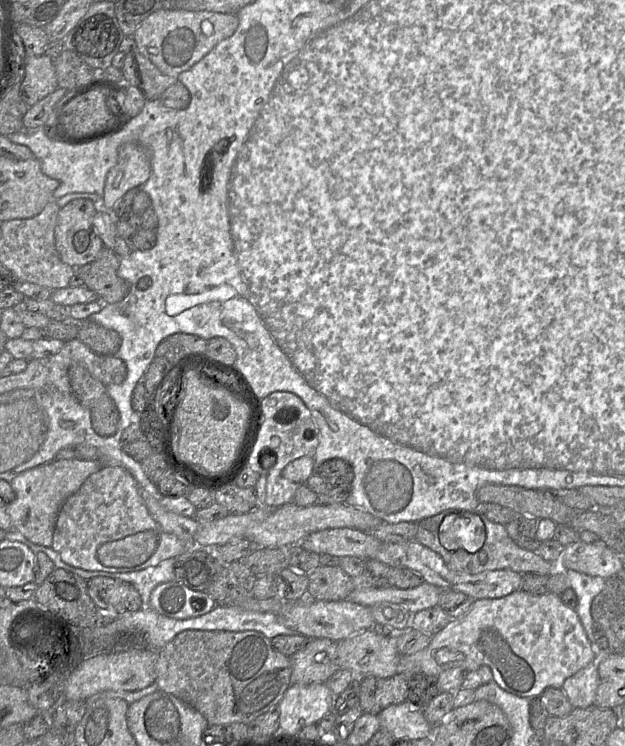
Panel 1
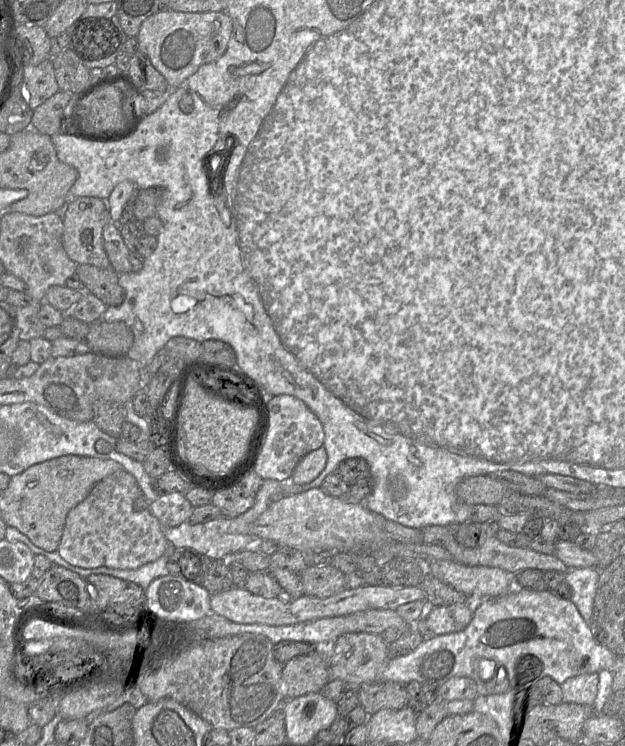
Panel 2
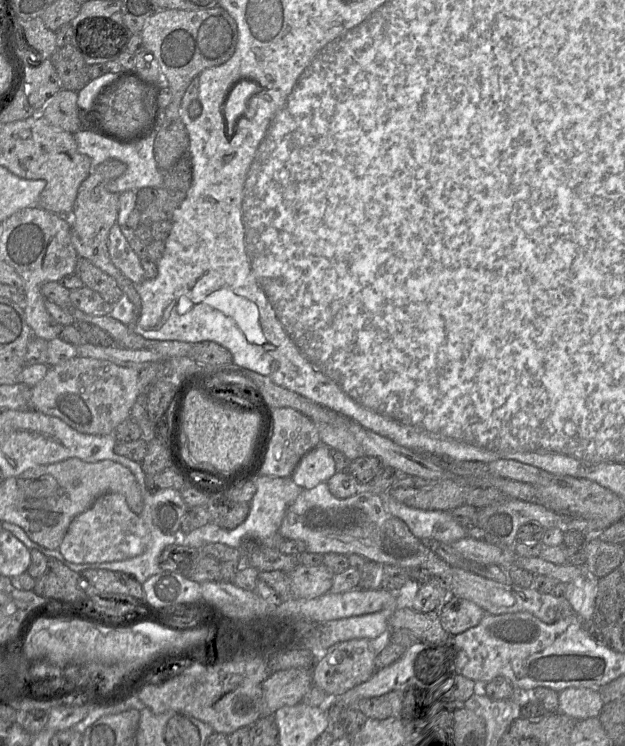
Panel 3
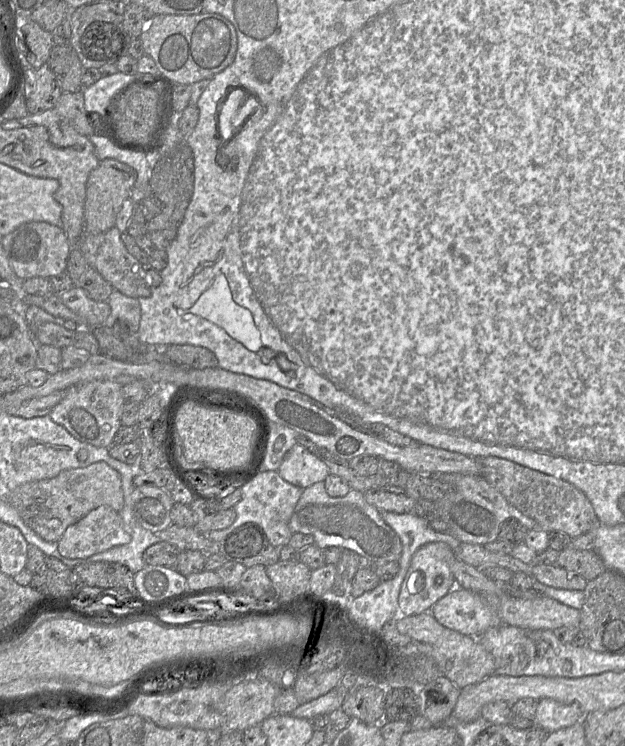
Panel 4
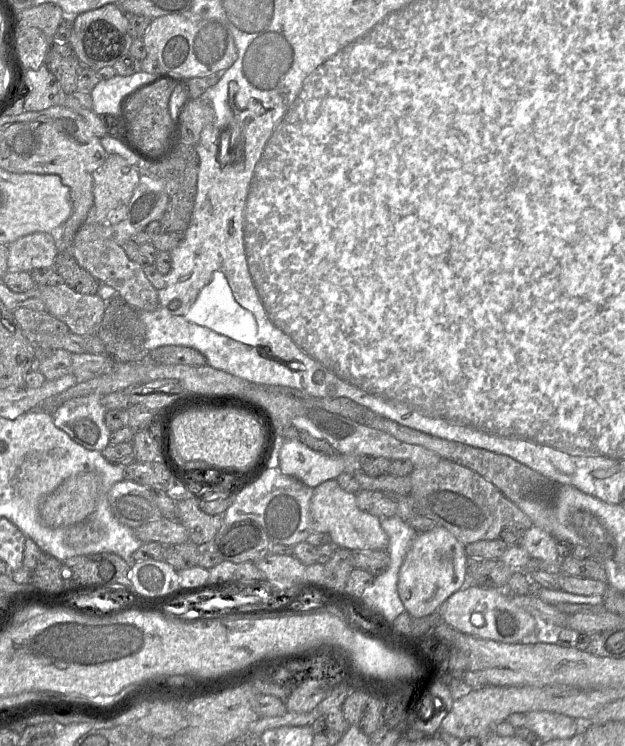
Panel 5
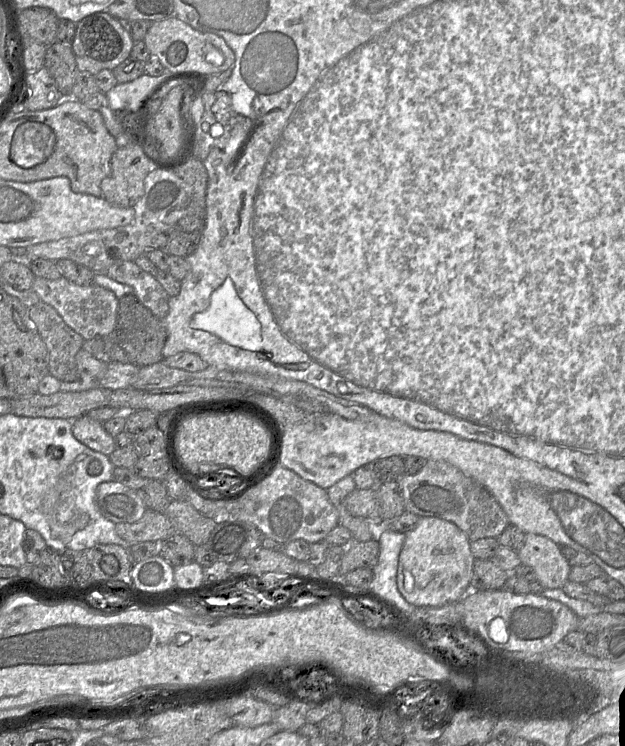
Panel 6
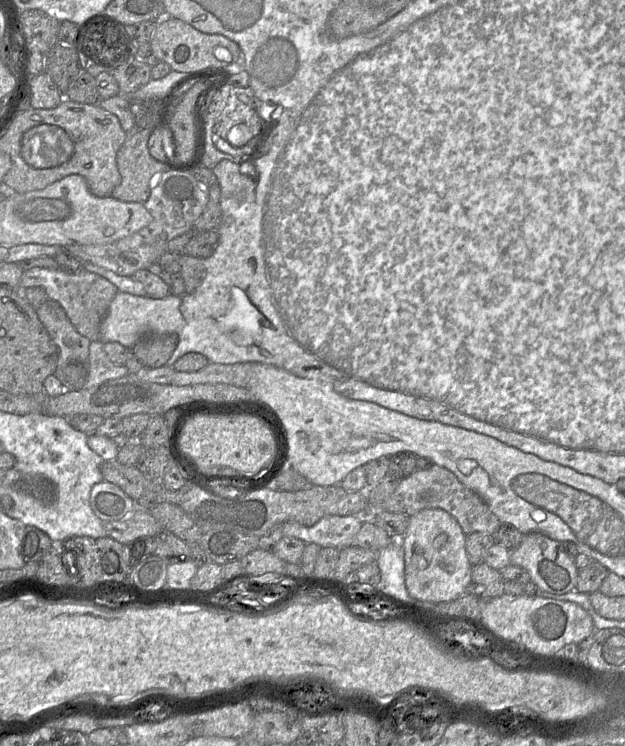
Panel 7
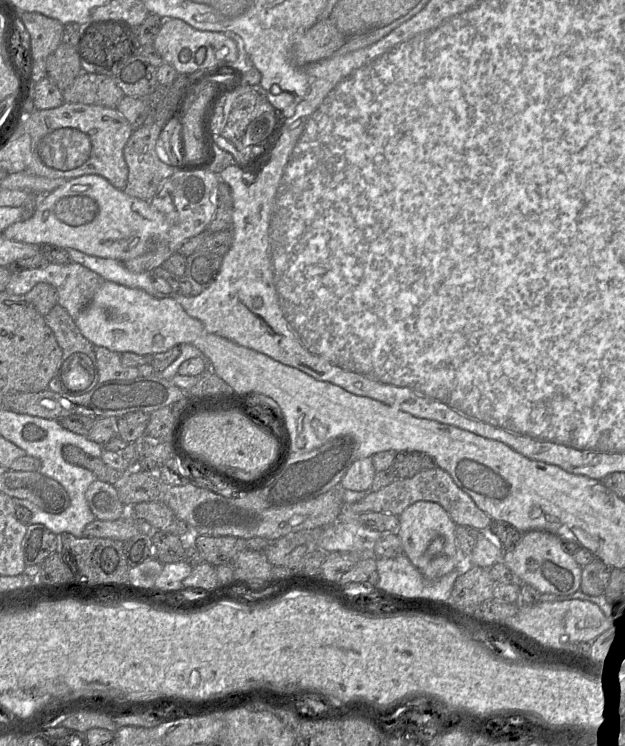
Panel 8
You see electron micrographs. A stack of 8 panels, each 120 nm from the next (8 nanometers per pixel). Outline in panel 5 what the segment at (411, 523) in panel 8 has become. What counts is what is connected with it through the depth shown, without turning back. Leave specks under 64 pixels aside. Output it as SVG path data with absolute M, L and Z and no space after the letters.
M444 527L418 533L406 553L398 577L398 593L405 610L414 617L437 612L452 594L470 584L468 560L466 546Z

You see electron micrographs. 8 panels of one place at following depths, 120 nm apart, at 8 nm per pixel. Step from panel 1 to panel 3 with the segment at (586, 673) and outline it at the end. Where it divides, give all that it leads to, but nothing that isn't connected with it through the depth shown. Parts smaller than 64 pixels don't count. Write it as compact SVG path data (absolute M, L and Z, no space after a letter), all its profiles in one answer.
M567 688L558 694L558 713L584 720L597 717L604 706L604 697L592 688Z

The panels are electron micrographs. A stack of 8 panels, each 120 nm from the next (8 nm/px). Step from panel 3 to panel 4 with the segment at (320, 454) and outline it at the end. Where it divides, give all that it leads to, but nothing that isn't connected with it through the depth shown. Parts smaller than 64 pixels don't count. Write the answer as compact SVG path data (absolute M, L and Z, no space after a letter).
M299 443L287 452L277 471L285 481L303 489L330 475L327 465Z

